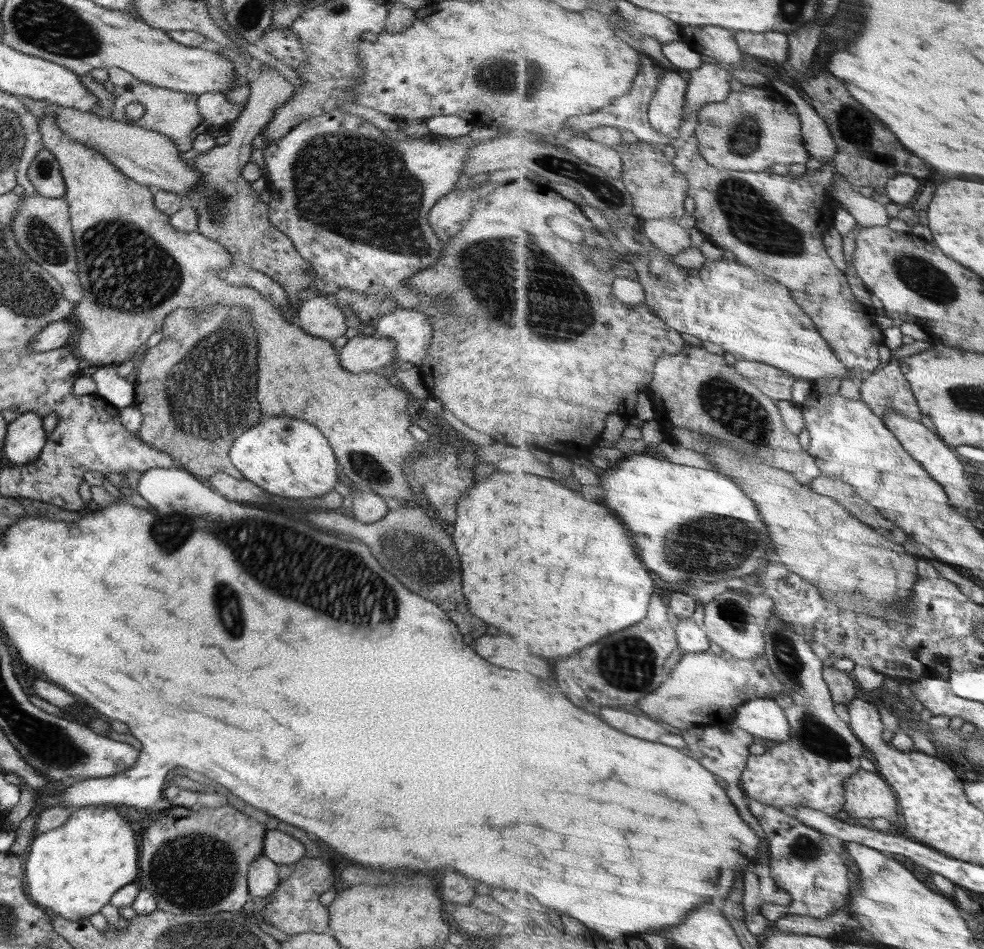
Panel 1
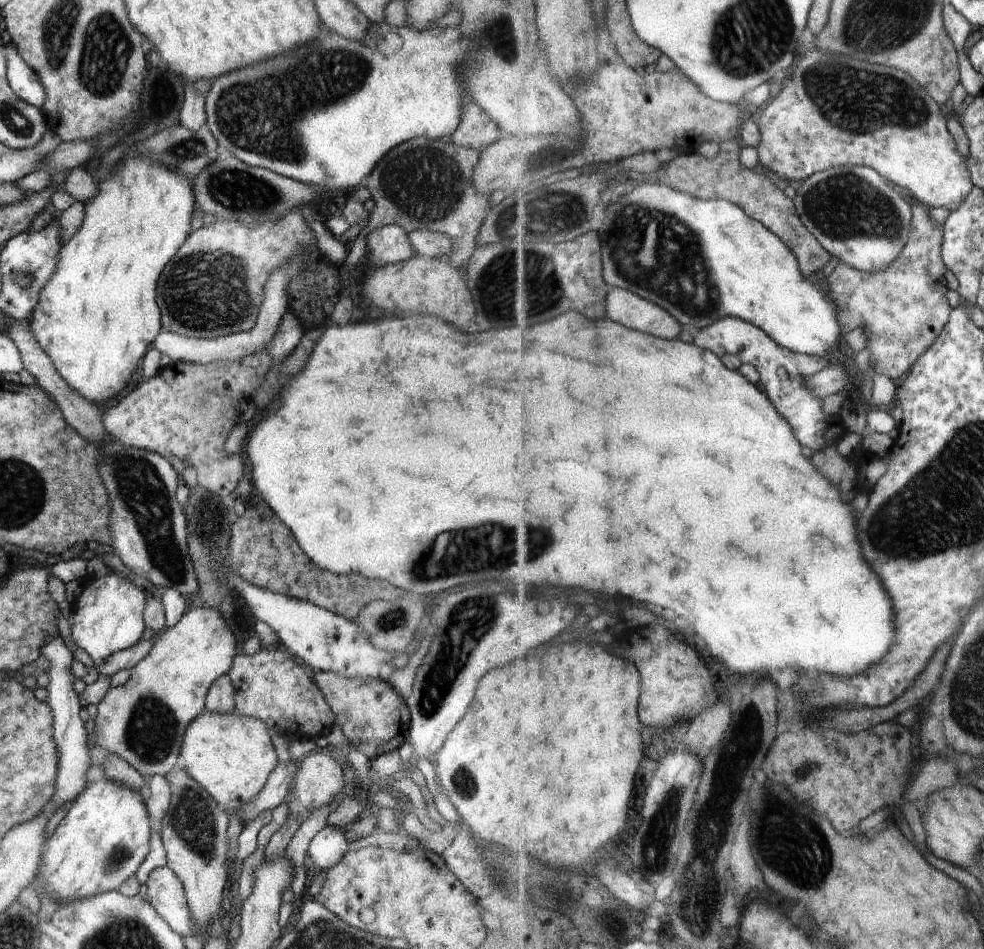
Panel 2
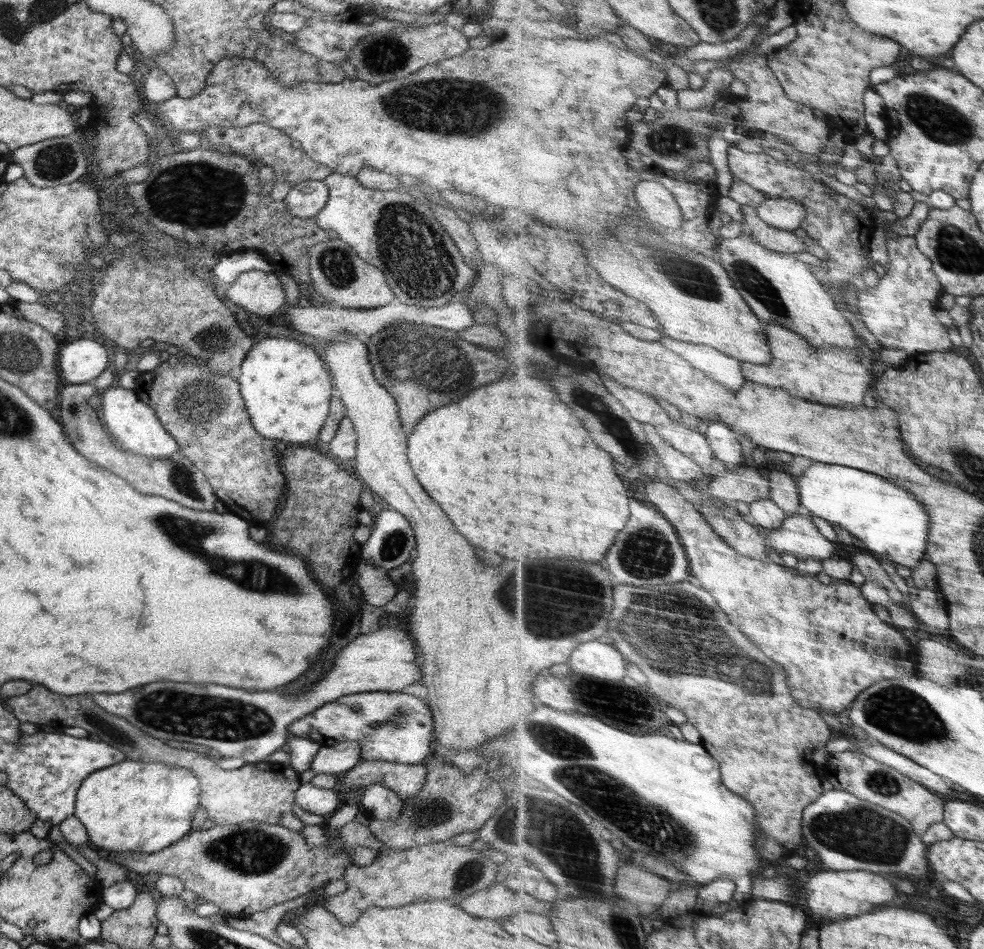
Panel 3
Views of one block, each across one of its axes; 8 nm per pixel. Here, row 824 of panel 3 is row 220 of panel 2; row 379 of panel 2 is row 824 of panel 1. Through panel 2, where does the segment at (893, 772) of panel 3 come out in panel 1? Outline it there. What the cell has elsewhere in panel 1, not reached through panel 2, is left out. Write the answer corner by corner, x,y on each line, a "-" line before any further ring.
862,768
857,775
850,776
849,780
846,780
846,799
848,799
848,804
846,804
844,810
850,816
866,820
884,818
891,823
889,831
895,833
904,832
906,821
903,813
900,812
899,796
882,774

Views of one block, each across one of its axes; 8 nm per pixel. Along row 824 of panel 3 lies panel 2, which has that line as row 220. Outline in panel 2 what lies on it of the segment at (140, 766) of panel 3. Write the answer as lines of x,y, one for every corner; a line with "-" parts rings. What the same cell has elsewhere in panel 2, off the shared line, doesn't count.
146,154
134,158
124,156
119,161
113,168
114,176
99,181
98,194
84,204
84,220
69,242
62,245
58,268
42,286
28,323
30,332
62,380
94,404
104,404
128,386
134,370
142,362
140,358
163,331
154,300
156,282
164,266
190,235
192,219
197,215
192,177
166,170
164,164
152,162

